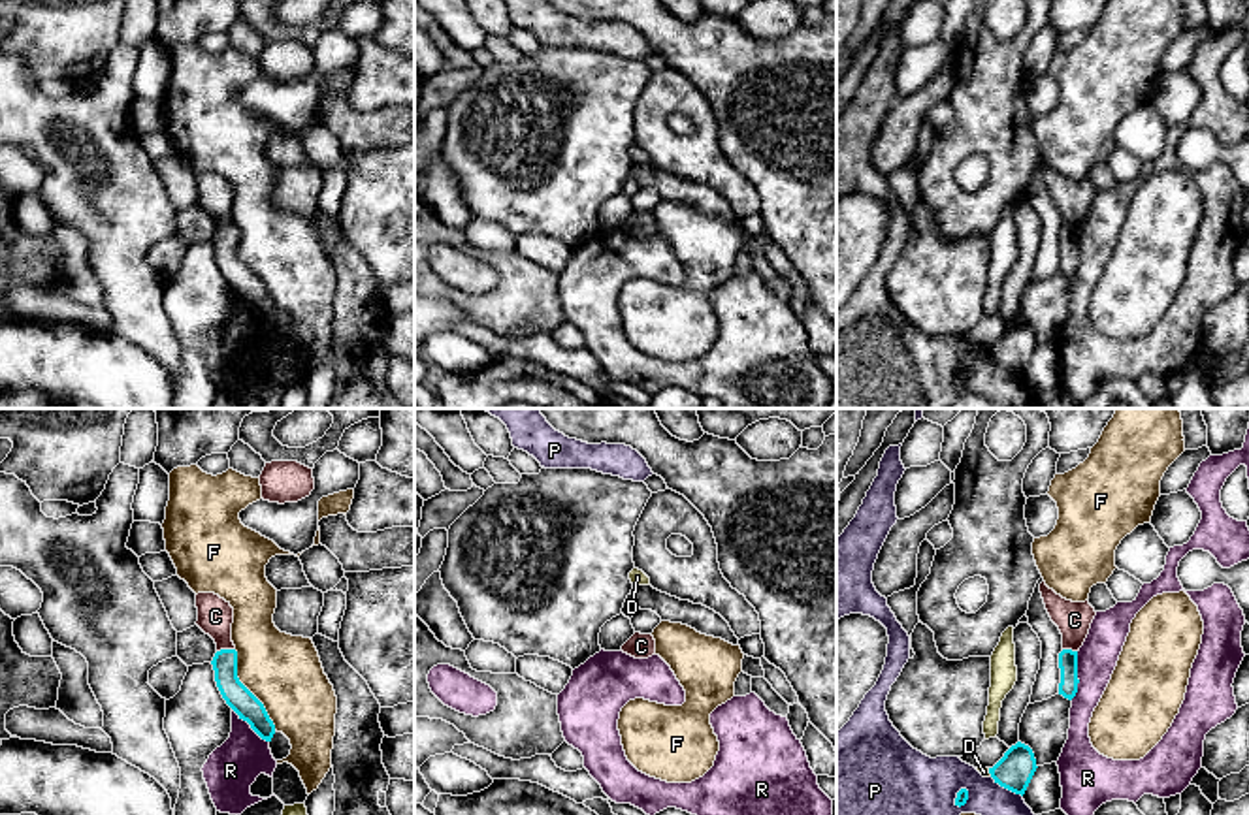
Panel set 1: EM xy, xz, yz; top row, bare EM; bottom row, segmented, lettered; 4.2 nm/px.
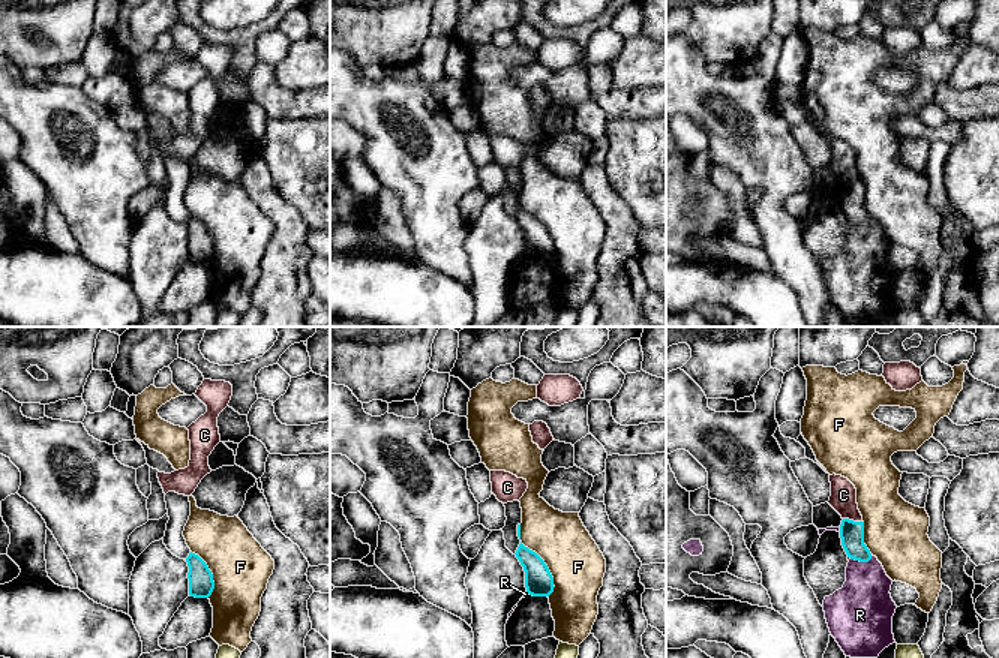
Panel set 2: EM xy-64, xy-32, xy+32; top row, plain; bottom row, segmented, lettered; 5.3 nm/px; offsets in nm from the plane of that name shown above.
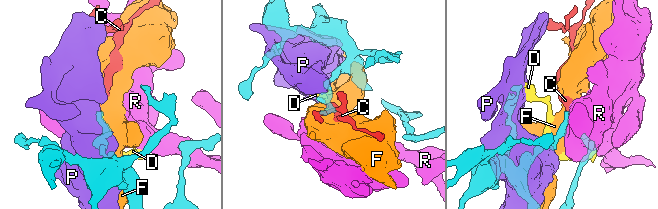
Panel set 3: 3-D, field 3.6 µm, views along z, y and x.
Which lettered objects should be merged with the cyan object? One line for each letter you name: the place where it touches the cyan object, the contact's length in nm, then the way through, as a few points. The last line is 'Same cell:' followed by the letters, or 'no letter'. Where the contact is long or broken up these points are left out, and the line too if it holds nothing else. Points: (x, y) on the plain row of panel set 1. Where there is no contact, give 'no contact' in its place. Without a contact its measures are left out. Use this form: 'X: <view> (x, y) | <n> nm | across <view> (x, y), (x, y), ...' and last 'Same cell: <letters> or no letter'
C: xy (225, 228) | 80 nm | across xy (238, 275), (227, 258), (225, 228), (215, 194)
Same cell: C

